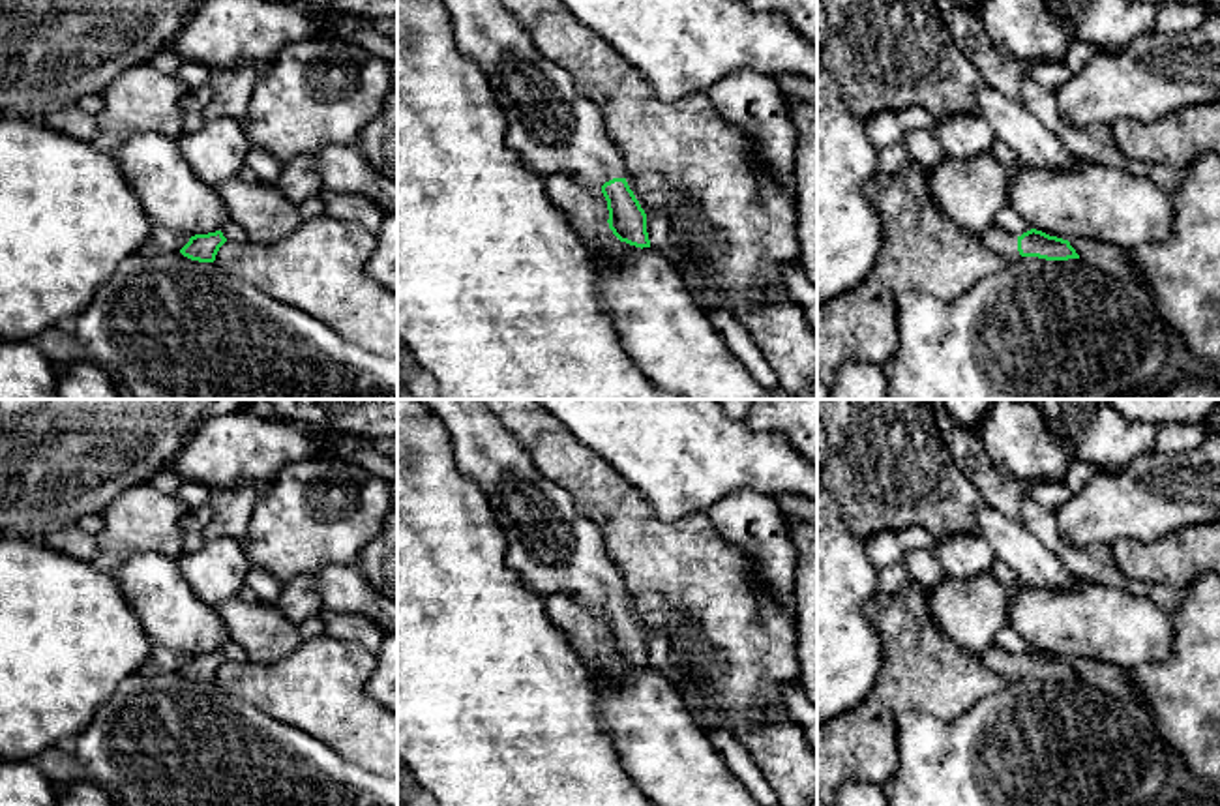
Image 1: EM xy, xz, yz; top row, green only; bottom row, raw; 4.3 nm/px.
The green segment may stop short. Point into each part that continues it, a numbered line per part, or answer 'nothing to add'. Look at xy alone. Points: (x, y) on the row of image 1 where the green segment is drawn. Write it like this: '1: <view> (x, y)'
nothing to add

